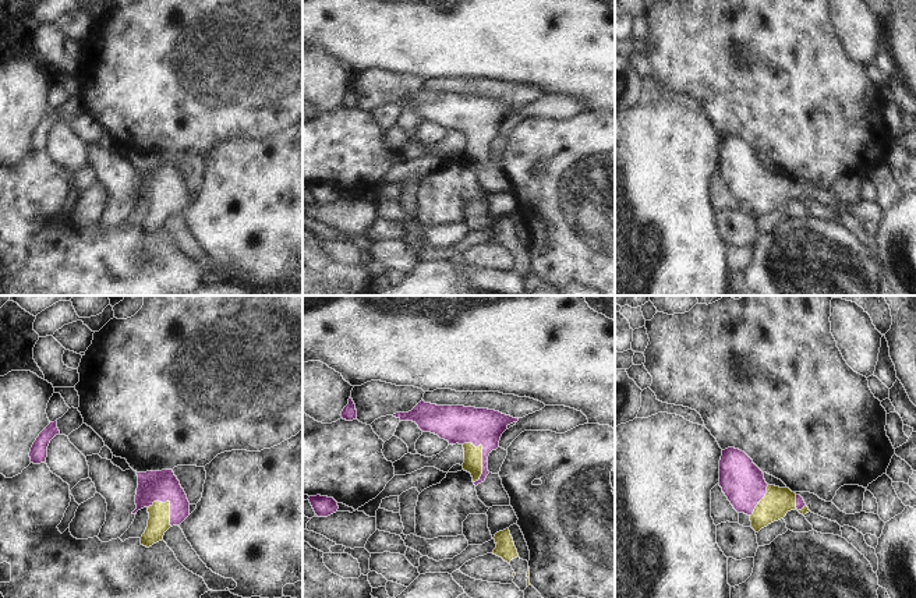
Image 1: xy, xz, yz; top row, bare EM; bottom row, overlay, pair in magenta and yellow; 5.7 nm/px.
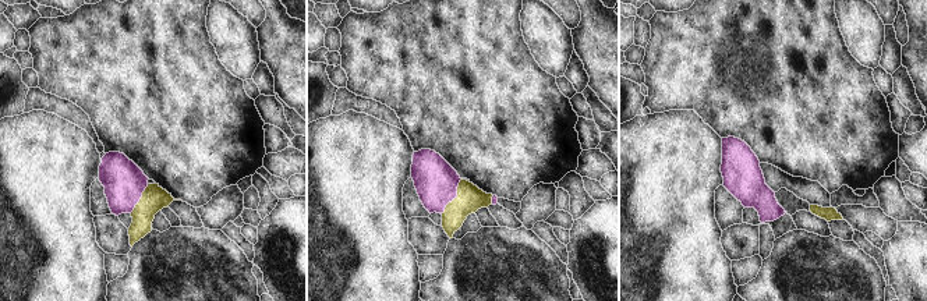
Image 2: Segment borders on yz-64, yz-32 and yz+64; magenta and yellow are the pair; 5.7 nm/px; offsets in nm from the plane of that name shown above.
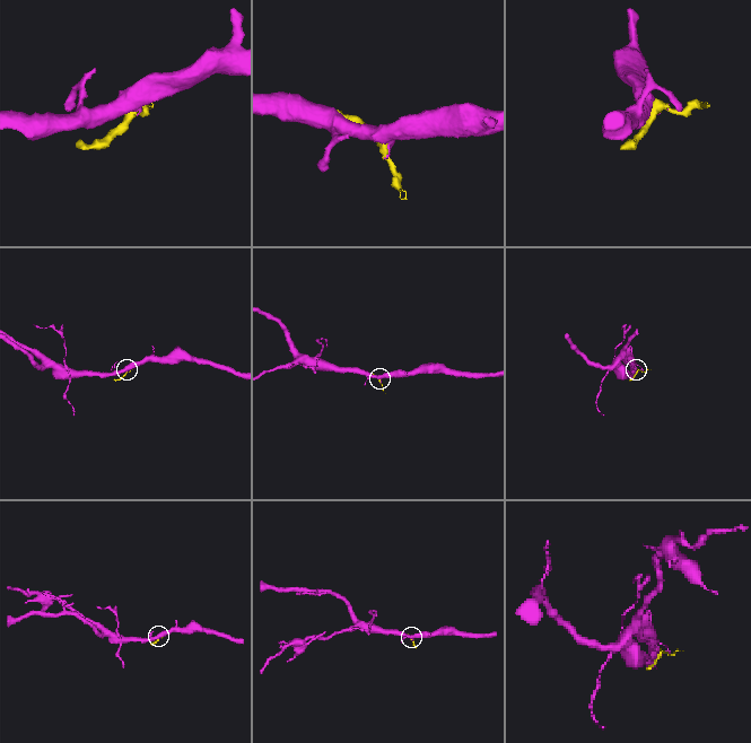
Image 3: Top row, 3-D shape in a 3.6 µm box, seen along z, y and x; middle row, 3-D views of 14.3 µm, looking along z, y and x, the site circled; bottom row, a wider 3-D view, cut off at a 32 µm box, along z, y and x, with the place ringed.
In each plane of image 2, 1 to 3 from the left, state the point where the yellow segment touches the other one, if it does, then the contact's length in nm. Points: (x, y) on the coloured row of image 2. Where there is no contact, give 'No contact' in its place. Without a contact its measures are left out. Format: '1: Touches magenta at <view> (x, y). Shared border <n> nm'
1: Touches magenta at yz-64 (140, 198). Shared border 200 nm
2: Touches magenta at yz-32 (455, 197). Shared border 240 nm
3: No contact.

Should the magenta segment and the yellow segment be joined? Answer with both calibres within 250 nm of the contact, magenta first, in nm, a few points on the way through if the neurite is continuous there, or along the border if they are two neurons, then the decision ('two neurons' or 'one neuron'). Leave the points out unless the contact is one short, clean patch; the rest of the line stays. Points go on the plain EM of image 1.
220 nm thick on the magenta side, 110 nm on the other; runs through xz (458, 112), (481, 134), (483, 144), (473, 144); one neuron

